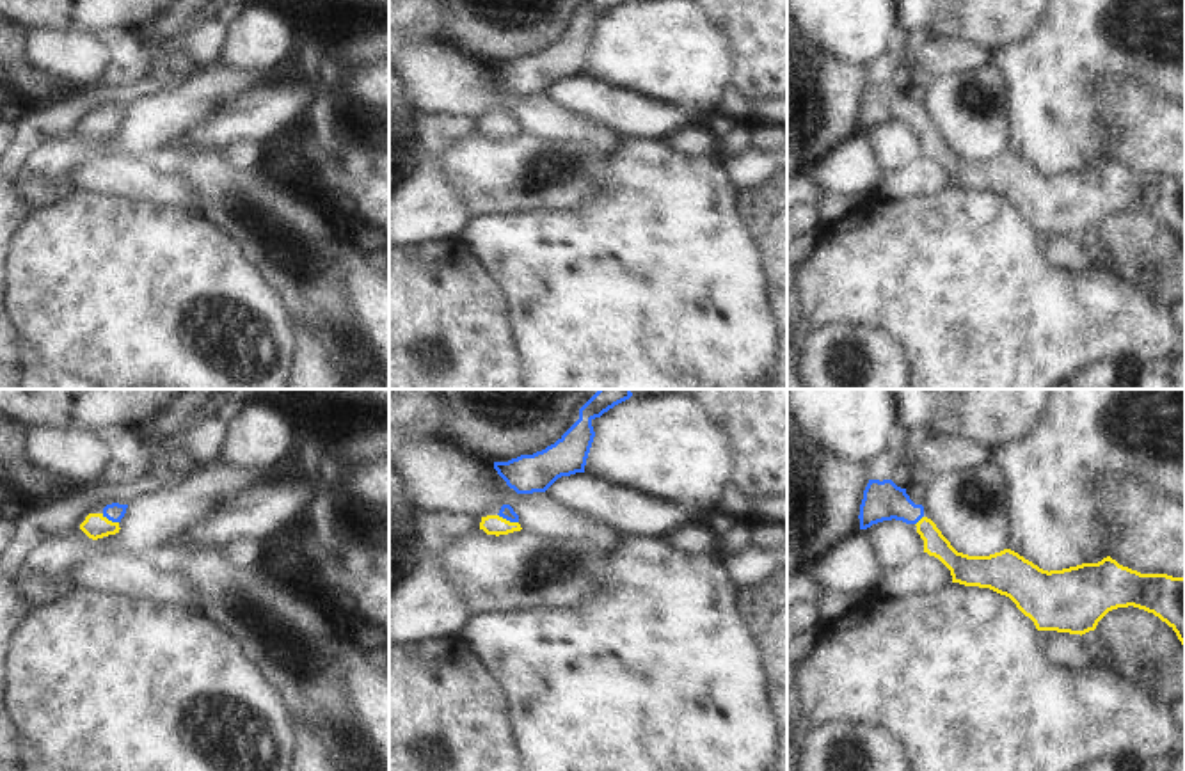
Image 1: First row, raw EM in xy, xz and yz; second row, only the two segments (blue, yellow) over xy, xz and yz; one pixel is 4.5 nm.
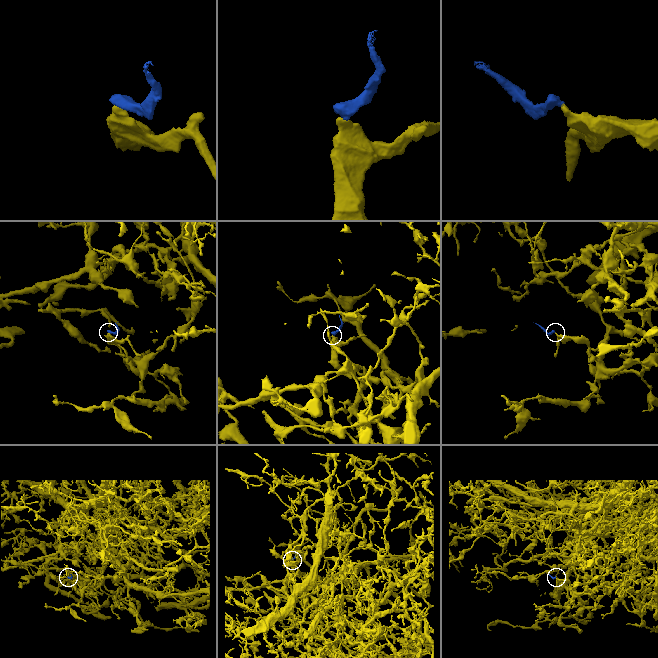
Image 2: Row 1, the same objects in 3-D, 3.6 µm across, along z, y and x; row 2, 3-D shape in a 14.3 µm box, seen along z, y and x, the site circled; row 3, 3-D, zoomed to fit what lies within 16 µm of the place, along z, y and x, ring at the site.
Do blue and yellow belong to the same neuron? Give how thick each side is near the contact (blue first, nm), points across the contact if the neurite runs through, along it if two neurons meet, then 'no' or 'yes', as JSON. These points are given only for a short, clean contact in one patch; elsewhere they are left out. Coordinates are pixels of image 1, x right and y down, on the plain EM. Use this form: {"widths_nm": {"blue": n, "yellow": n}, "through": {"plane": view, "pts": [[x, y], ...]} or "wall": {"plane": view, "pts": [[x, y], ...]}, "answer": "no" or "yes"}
{"widths_nm": {"blue": 70, "yellow": 100}, "through": {"plane": "xz", "pts": [[507, 114], [508, 121], [501, 127], [493, 127]]}, "answer": "yes"}

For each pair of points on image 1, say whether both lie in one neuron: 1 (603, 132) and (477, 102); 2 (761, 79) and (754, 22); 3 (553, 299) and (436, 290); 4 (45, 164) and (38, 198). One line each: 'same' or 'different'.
1: same
2: same
3: different
4: different

